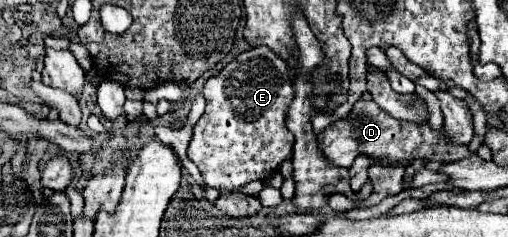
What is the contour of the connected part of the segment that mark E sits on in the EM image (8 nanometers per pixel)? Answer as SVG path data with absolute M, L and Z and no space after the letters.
M257 46L239 54L217 76L205 82L203 96L207 100L207 108L193 128L187 156L199 168L205 186L215 186L219 190L237 190L251 180L267 180L279 170L281 162L291 156L293 136L285 126L285 114L293 100L291 70L287 62L283 62L281 56L271 52L267 46Z

